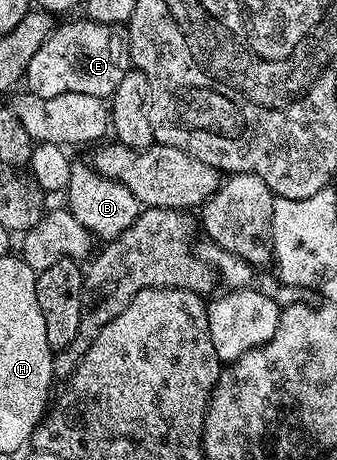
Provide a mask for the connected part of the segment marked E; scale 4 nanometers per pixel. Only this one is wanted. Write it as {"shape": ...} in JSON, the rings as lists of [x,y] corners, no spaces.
{"shape":[[[86,19],[67,21],[64,25],[56,24],[45,43],[37,47],[37,55],[29,59],[25,89],[38,97],[76,93],[107,99],[117,91],[117,83],[125,79],[130,68],[131,42],[120,26]]]}

